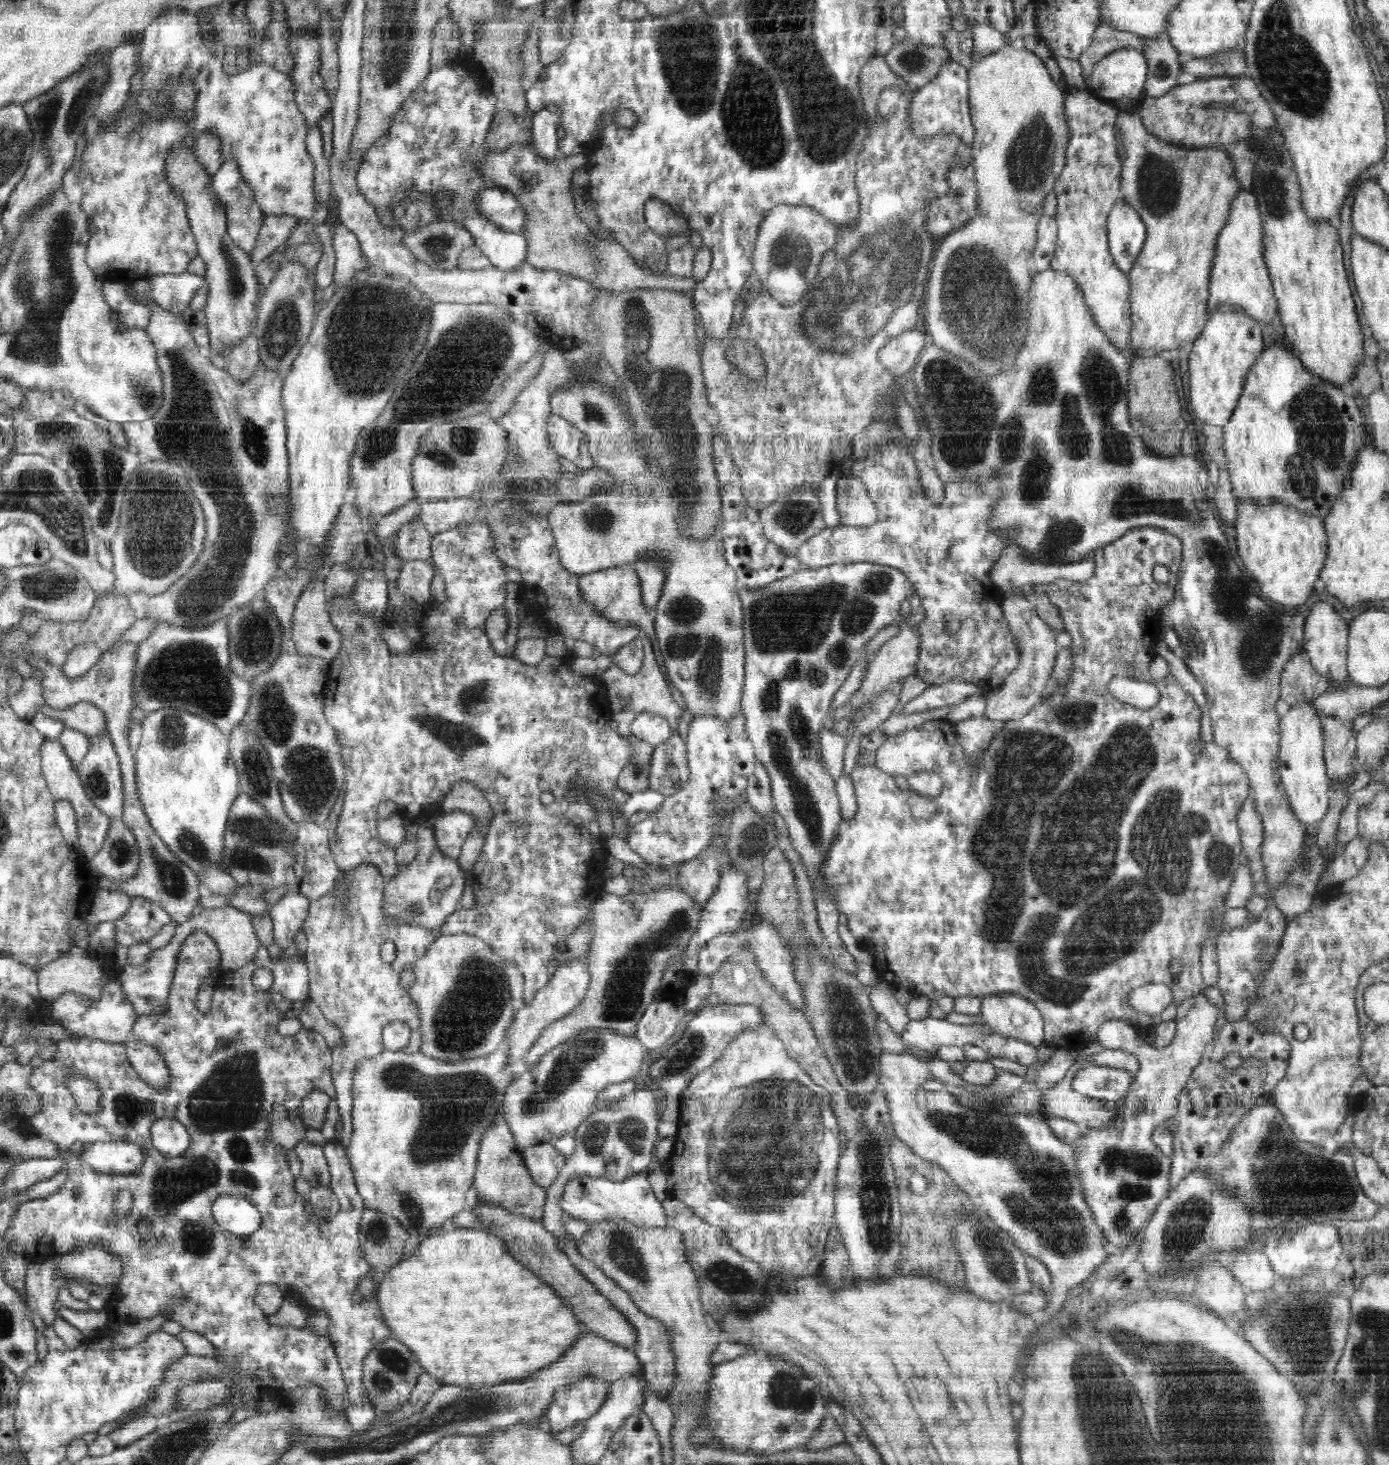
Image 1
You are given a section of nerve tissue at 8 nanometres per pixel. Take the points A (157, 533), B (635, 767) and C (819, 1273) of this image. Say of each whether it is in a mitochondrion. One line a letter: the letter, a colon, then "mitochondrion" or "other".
A: mitochondrion
B: mitochondrion
C: other

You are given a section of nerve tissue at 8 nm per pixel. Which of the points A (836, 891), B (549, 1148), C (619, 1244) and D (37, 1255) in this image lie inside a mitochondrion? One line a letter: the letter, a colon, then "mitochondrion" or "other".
A: other
B: other
C: mitochondrion
D: other

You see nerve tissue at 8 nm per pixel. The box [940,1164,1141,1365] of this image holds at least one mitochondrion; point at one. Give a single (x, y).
(1003, 1267)

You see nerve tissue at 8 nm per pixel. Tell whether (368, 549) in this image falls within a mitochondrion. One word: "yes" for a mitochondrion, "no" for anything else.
no

